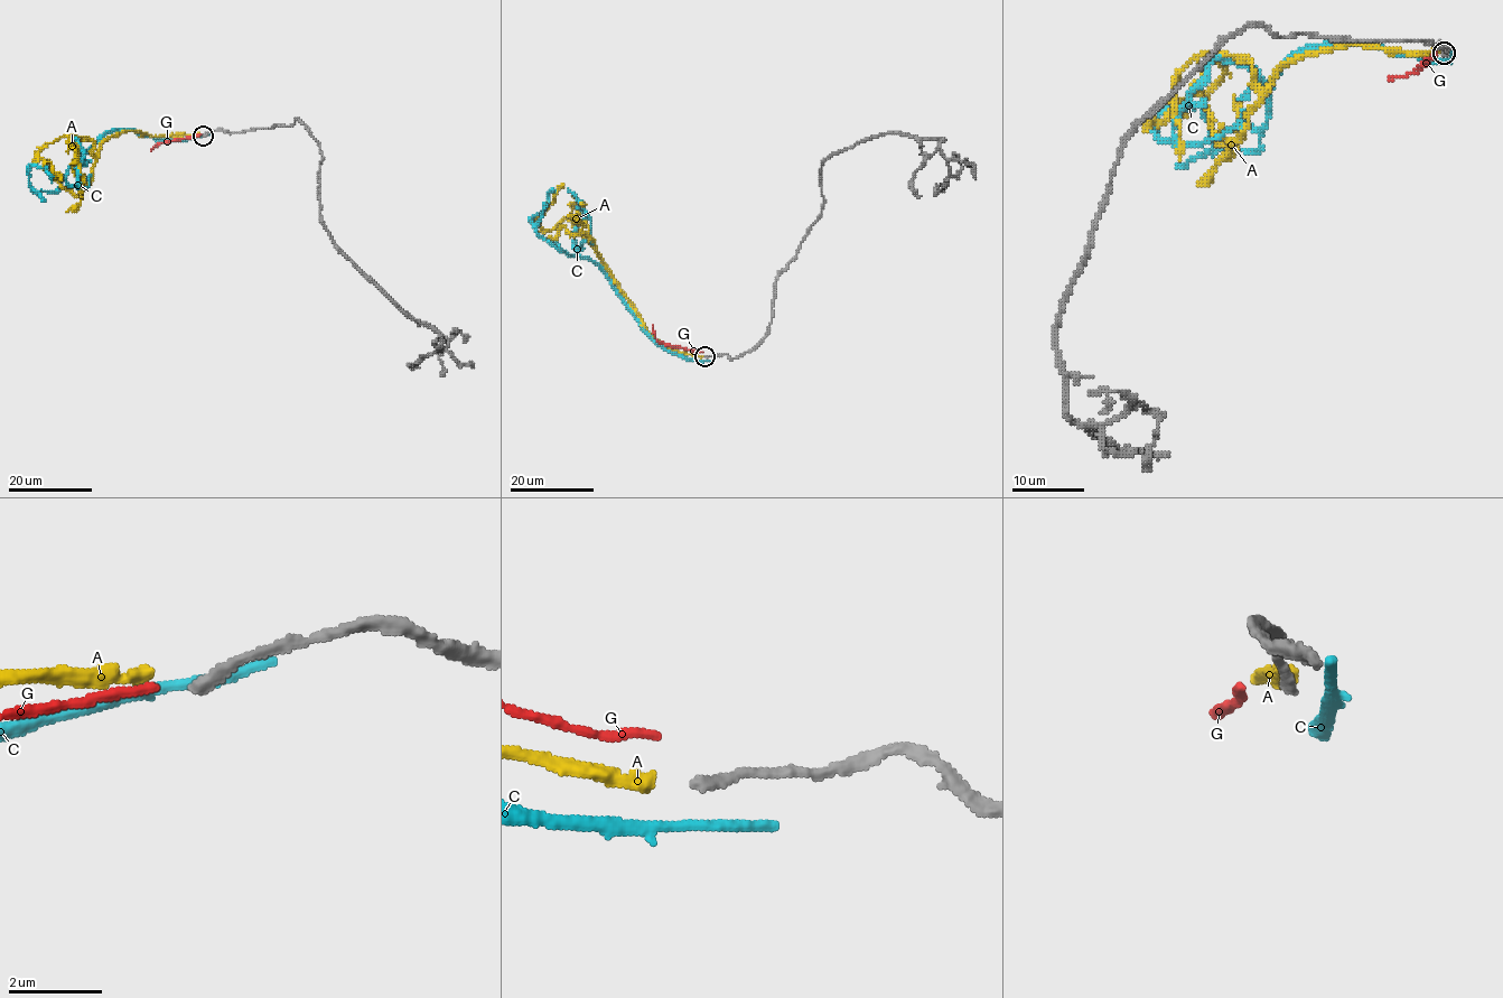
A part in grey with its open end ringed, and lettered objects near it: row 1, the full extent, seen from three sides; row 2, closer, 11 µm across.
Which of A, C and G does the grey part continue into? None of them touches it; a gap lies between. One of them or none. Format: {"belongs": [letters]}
{"belongs": []}

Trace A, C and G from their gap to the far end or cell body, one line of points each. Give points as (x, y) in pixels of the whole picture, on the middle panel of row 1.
A: (702, 356), (677, 353), (653, 337), (594, 245), (567, 220), (550, 230), (539, 224), (544, 210), (562, 184)
C: (706, 360), (663, 348), (607, 276), (589, 259), (559, 251), (535, 230), (531, 220), (553, 189)
G: (702, 353), (661, 343), (652, 324)

